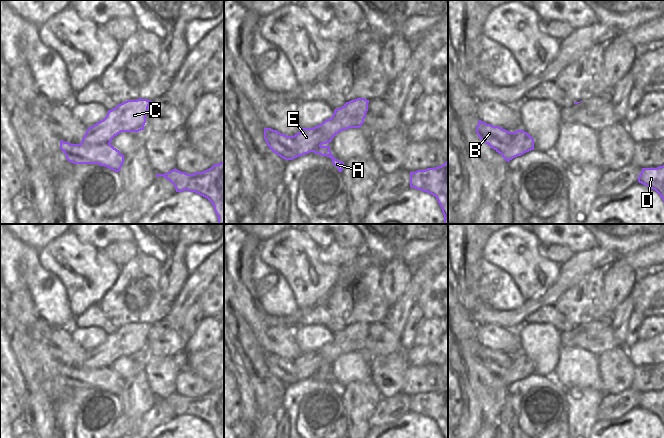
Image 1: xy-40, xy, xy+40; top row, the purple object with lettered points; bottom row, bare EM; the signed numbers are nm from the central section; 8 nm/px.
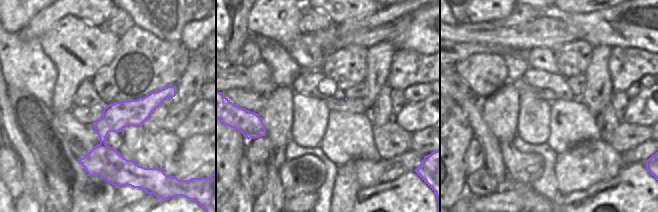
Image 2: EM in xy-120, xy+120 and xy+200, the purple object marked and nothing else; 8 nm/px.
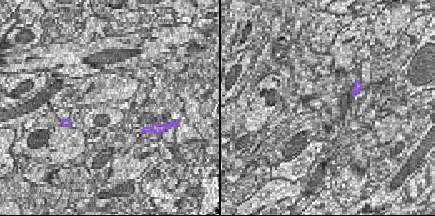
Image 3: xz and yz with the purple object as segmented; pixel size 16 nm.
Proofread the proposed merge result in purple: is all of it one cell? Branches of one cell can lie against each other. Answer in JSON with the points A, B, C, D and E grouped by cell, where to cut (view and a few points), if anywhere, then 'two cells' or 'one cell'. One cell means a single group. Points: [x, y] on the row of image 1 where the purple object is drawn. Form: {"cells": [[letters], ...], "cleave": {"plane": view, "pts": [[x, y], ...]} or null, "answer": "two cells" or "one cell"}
{"cells": [["A", "B", "D"], ["C", "E"]], "cleave": {"plane": "xy+40", "pts": [[513, 132], [513, 141], [507, 150], [525, 152]]}, "answer": "two cells"}

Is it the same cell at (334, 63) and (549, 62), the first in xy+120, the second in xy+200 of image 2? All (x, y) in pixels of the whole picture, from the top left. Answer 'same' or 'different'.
different

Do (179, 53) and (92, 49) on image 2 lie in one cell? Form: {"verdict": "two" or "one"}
{"verdict": "two"}

